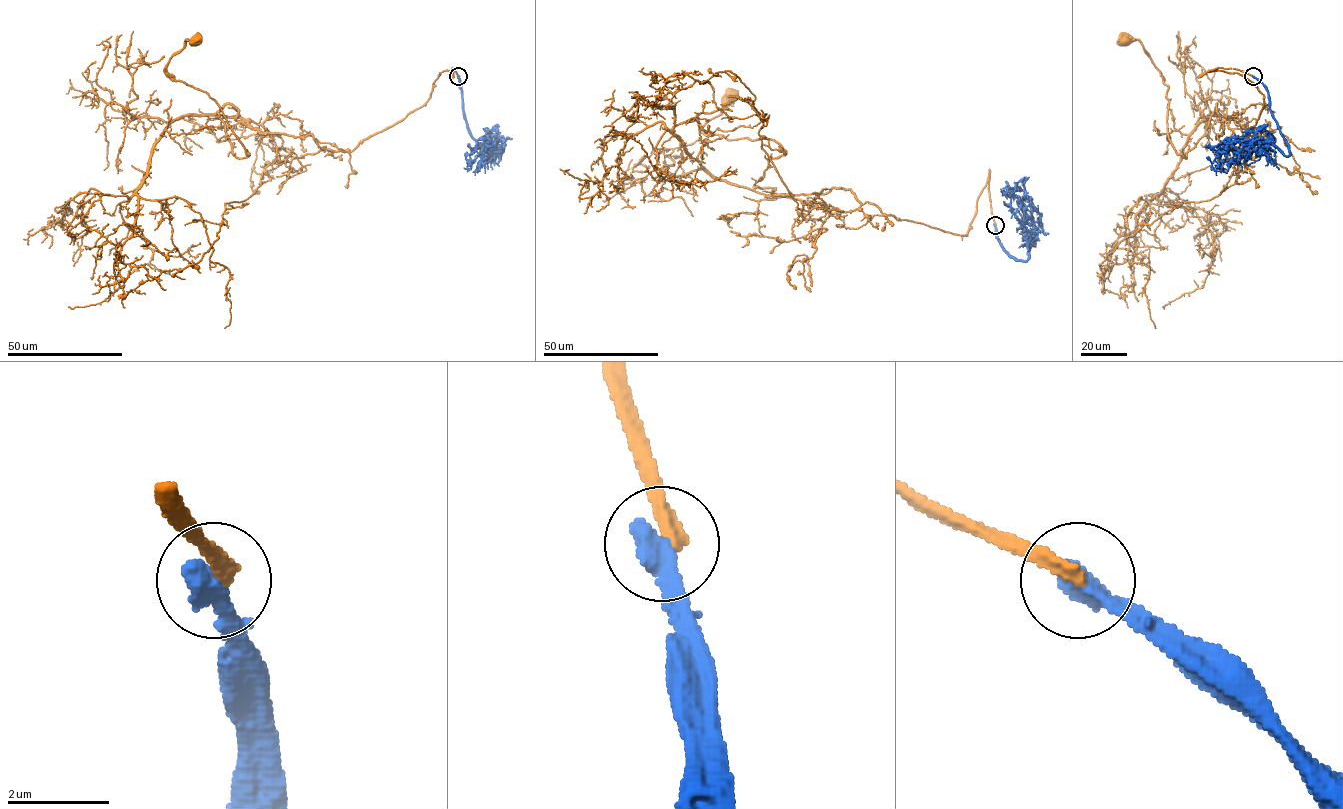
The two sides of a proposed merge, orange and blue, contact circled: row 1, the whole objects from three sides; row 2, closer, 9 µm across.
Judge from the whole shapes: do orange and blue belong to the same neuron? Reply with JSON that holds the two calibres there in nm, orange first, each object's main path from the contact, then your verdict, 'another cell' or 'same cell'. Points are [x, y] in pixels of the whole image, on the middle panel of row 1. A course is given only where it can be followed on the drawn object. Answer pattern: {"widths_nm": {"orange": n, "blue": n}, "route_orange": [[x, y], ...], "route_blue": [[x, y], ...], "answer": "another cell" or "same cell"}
{"widths_nm": {"orange": 320, "blue": 550}, "route_orange": [[995, 224], [988, 181], [966, 235], [884, 215], [849, 189], [757, 187], [781, 146], [703, 130], [733, 95]], "route_blue": [[995, 224], [1003, 248], [1016, 259], [1026, 260], [1032, 238], [1032, 201], [1018, 186], [1011, 188]], "answer": "another cell"}

